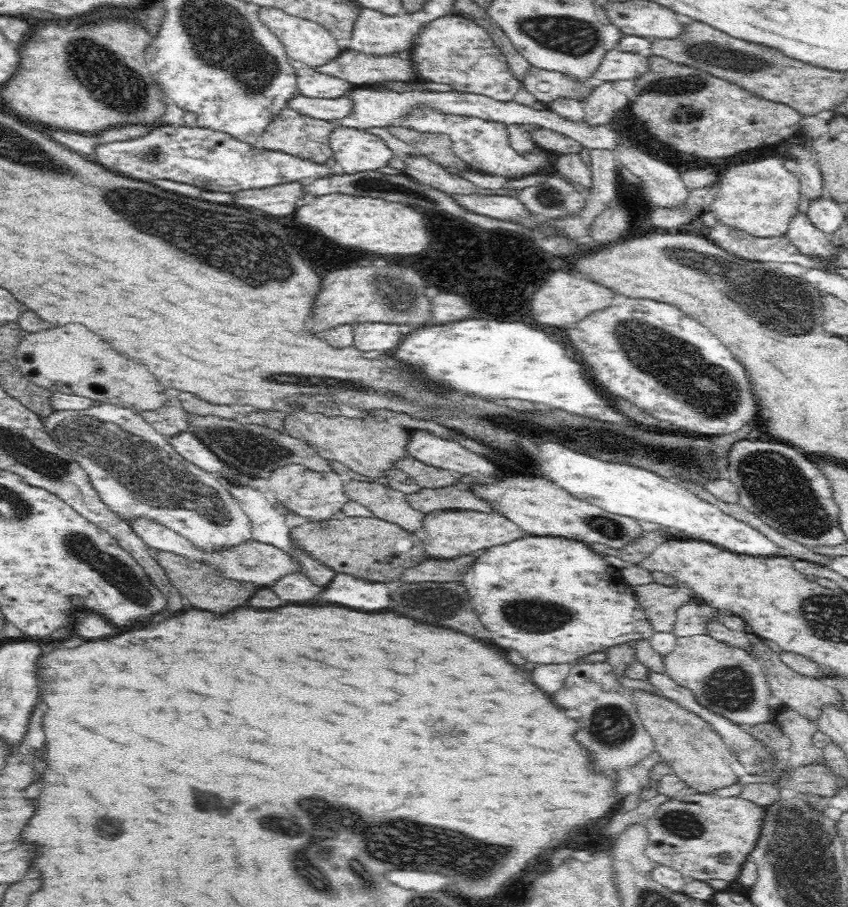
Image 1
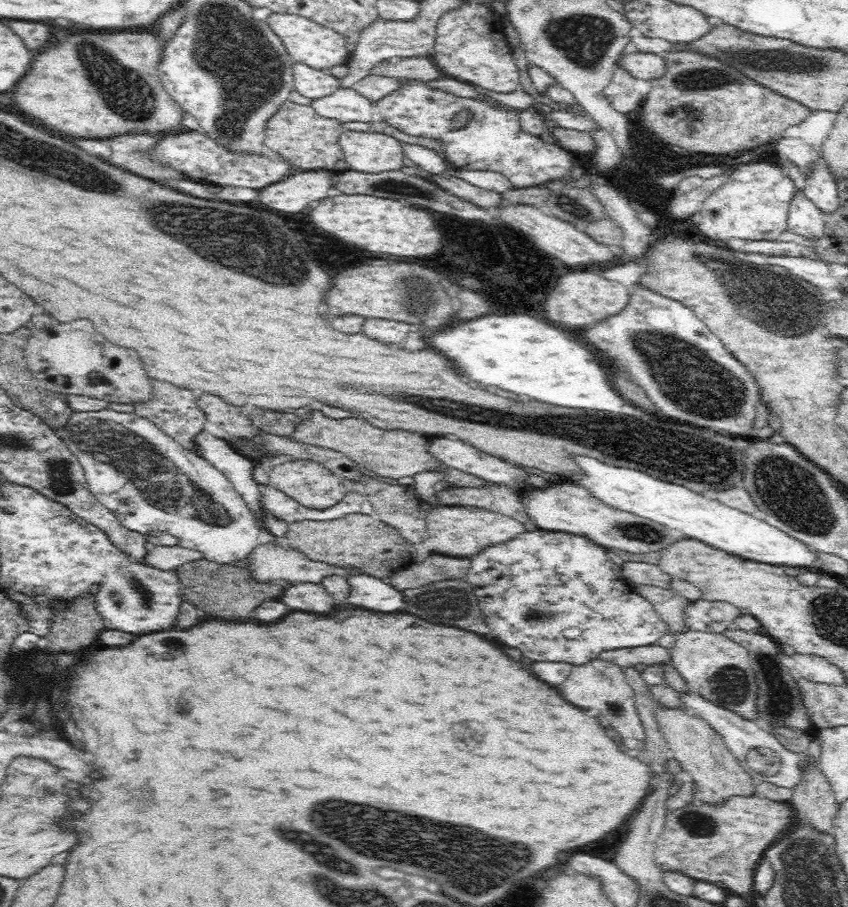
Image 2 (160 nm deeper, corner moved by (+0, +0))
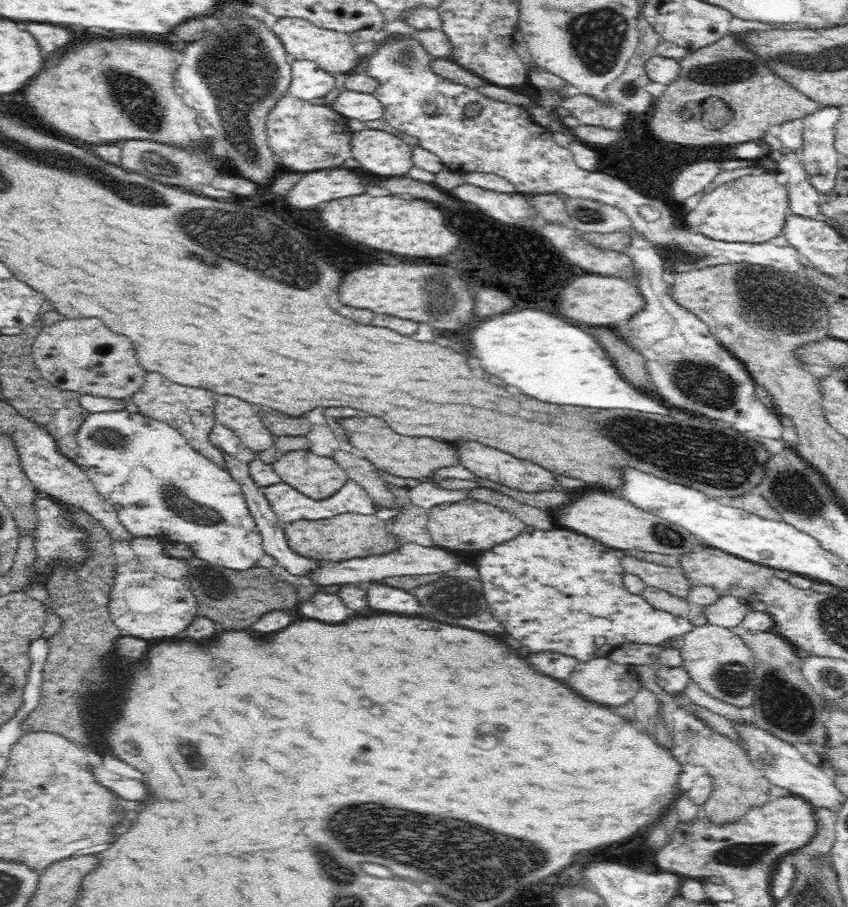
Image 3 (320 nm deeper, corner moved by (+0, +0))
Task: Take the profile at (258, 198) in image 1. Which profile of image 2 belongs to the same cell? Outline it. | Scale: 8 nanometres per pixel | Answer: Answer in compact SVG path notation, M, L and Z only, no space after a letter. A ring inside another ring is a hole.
M297 171L286 180L257 189L258 202L274 212L296 214L306 204L330 196L334 171Z

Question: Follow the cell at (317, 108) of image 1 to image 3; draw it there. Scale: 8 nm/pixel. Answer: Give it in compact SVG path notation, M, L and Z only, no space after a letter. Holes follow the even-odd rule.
M344 88L326 105L347 120L355 118L362 122L371 122L383 118L383 107L373 94L350 92Z

